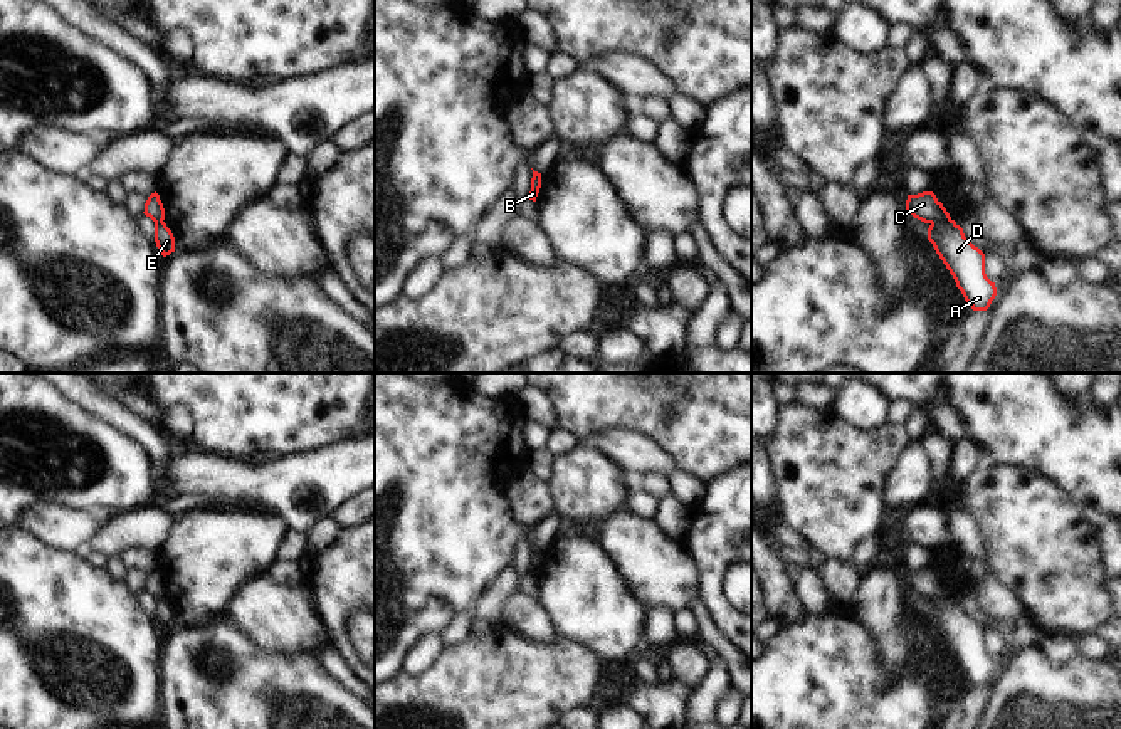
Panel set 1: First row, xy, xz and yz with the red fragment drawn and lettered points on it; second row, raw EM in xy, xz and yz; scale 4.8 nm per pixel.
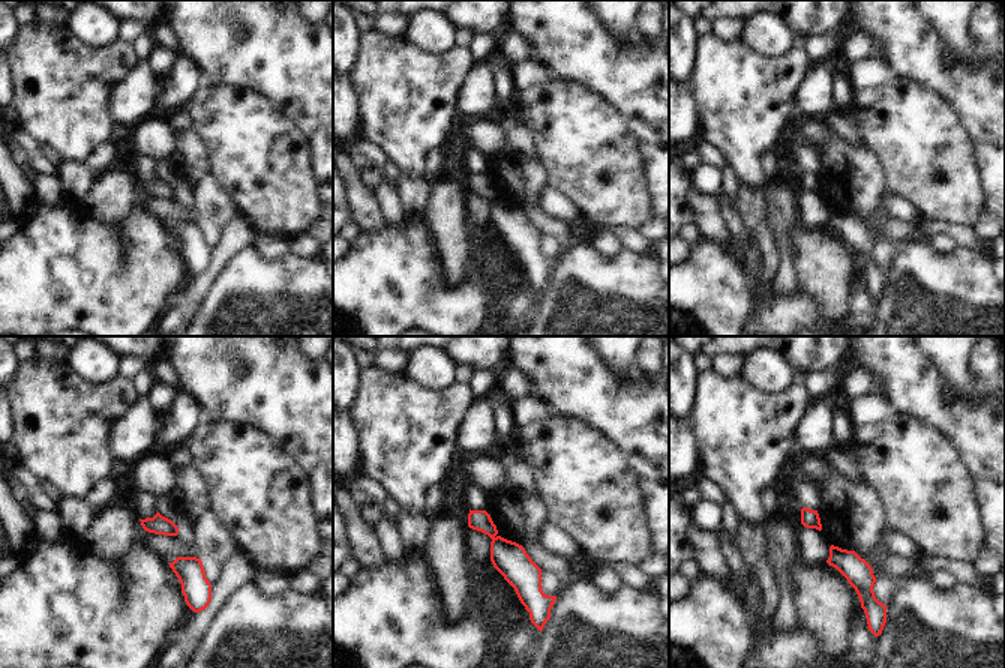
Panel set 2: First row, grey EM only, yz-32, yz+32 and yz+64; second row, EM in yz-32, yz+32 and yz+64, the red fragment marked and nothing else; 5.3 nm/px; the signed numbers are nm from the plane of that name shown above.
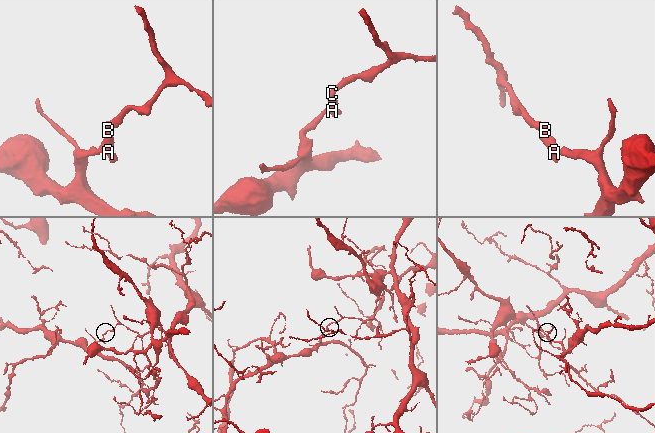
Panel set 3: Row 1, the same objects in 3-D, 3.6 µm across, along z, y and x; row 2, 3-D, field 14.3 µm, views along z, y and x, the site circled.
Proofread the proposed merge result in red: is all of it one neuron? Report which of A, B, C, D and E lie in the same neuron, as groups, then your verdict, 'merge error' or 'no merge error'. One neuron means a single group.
groups A B D E / C; merge error

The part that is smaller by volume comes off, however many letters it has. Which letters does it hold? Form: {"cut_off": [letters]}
{"cut_off": ["C"]}

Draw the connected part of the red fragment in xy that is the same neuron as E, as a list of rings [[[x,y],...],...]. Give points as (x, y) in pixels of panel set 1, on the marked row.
[[[155,222],[155,242],[163,257],[175,252],[175,237],[165,222]]]

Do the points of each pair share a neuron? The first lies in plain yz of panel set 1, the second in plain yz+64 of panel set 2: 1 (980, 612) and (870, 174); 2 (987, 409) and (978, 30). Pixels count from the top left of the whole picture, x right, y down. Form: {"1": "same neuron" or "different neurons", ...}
{"1": "different neurons", "2": "different neurons"}

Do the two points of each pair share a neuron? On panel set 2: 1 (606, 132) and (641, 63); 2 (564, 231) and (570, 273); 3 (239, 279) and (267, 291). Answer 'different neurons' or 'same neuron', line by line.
1: different neurons
2: different neurons
3: same neuron

